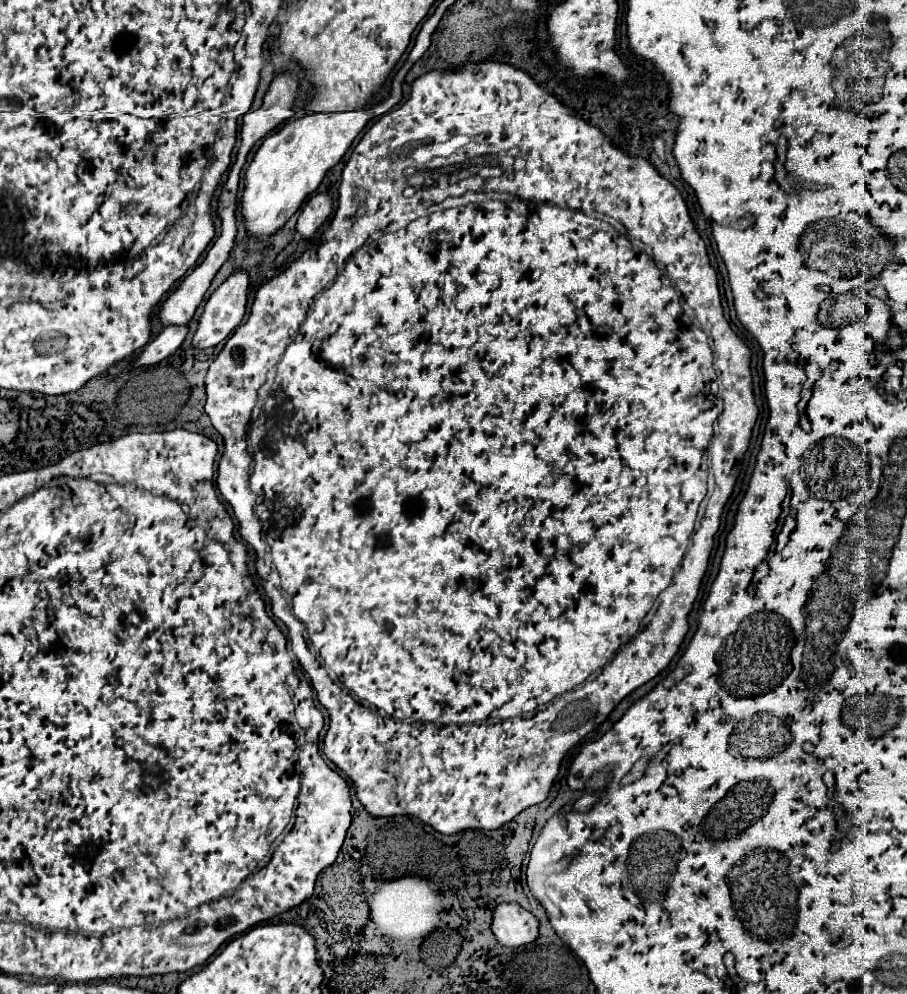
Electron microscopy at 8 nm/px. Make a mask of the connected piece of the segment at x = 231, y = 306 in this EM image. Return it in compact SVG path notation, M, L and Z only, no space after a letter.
M234 272L222 286L218 286L206 302L204 316L200 316L192 346L198 350L216 348L242 322L246 312L248 274Z

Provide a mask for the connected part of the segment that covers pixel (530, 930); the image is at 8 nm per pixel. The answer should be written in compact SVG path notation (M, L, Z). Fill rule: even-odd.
M514 902L500 904L494 910L492 932L502 946L526 946L538 938L538 920Z

